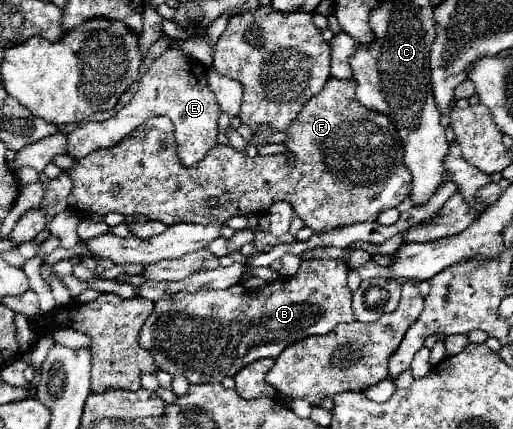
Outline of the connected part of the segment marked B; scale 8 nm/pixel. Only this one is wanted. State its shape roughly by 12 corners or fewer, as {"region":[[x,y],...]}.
{"region":[[348,265],[154,303],[140,345],[190,383],[352,323]]}

